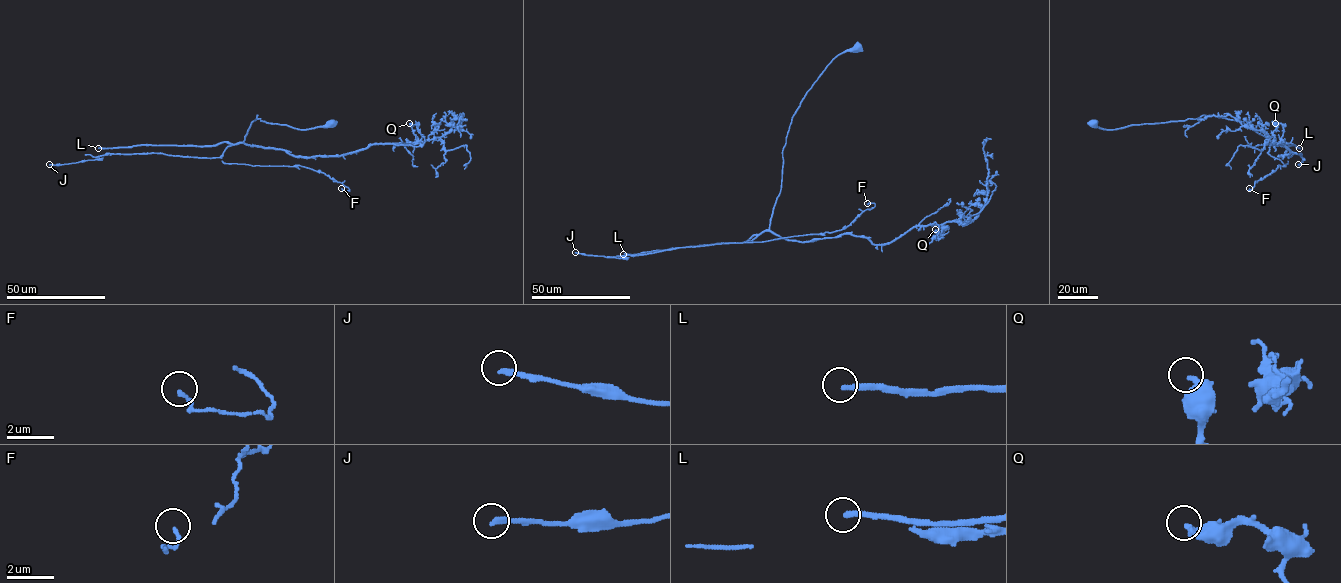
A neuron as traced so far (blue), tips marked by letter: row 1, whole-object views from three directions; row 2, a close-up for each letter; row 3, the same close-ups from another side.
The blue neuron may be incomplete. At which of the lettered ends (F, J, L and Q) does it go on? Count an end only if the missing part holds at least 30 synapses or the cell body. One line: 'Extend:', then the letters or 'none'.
Extend: L

